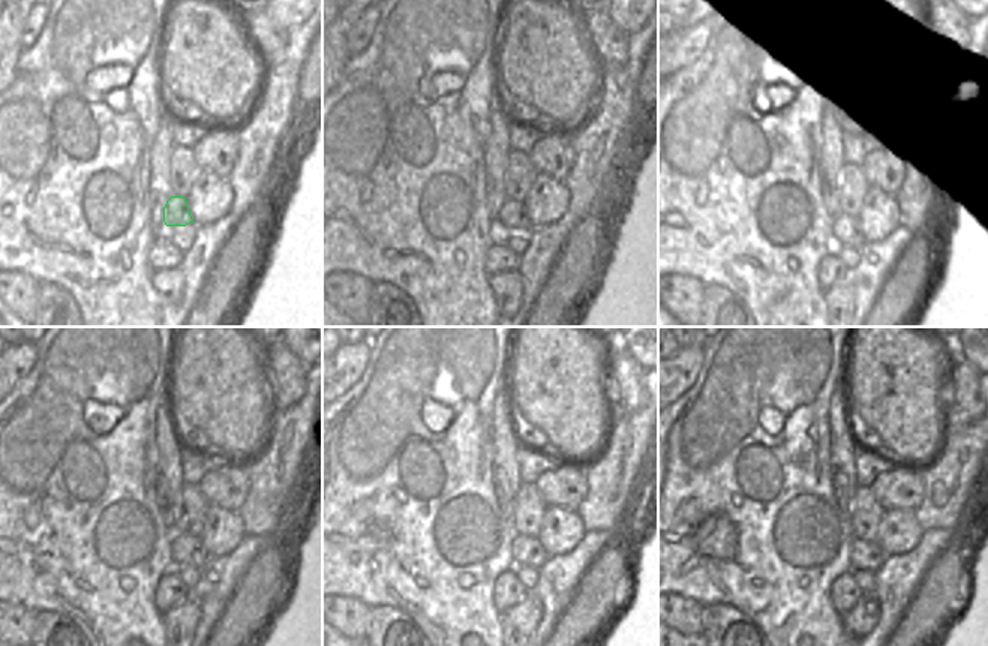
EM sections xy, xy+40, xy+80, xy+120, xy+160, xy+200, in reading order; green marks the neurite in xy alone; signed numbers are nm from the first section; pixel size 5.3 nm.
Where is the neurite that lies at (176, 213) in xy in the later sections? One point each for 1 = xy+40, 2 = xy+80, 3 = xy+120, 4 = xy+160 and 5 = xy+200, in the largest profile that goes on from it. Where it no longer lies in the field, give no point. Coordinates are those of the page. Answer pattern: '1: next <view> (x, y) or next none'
1: next xy+40 (511, 216)
2: next xy+80 (846, 227)
3: next xy+120 (186, 549)
4: next xy+160 (525, 550)
5: next xy+200 (864, 555)

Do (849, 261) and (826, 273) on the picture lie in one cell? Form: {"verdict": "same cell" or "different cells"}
{"verdict": "same cell"}

